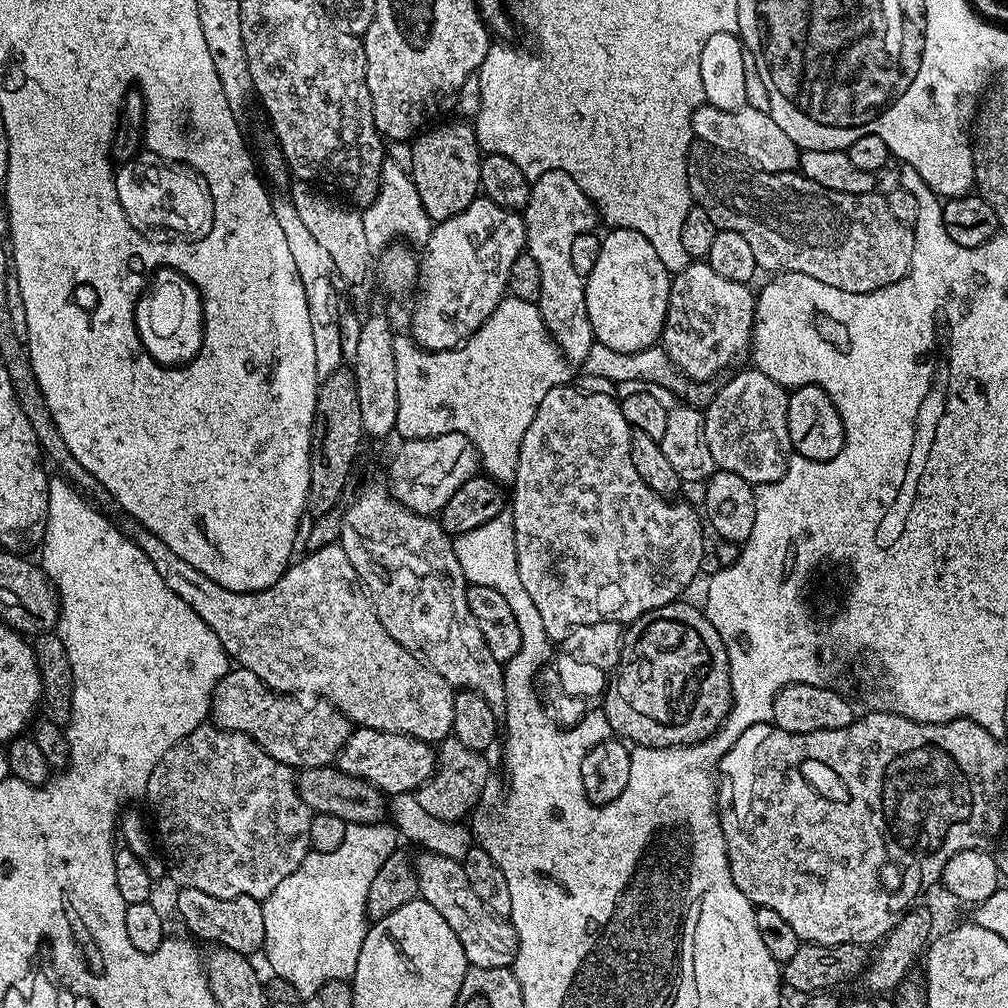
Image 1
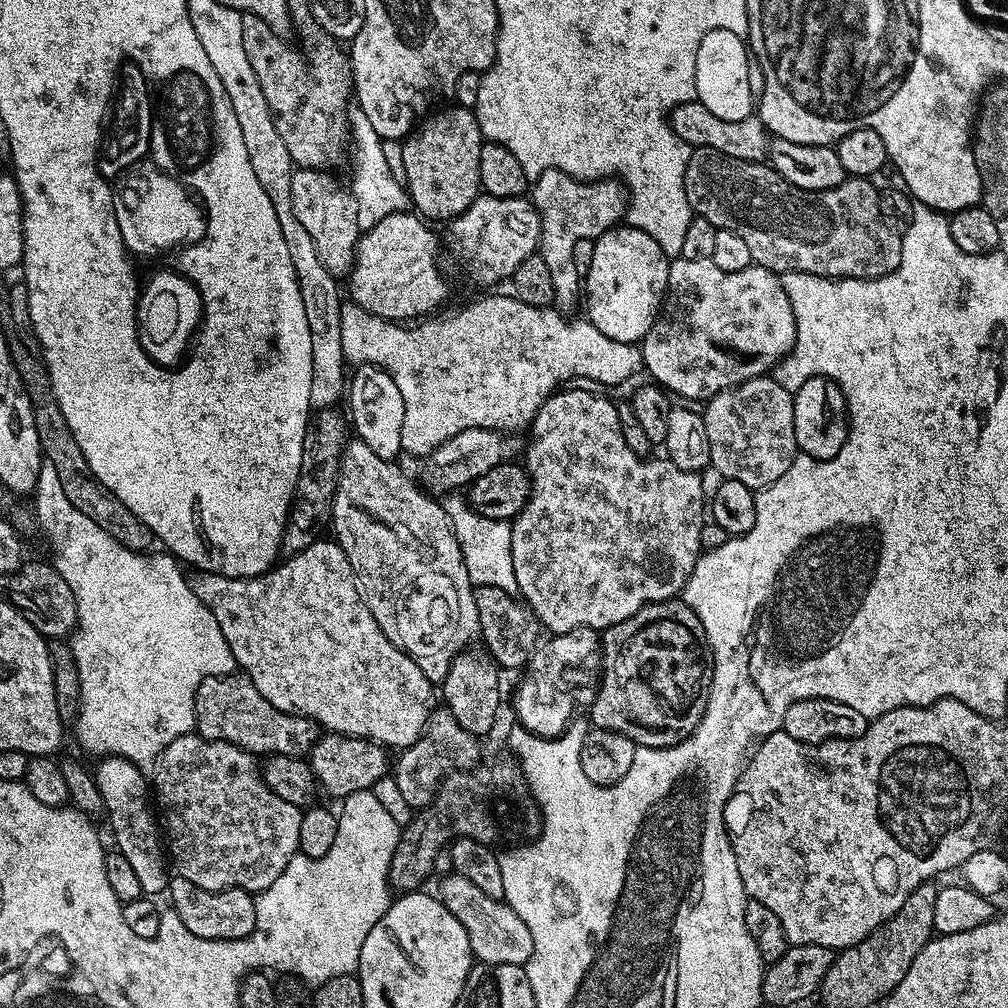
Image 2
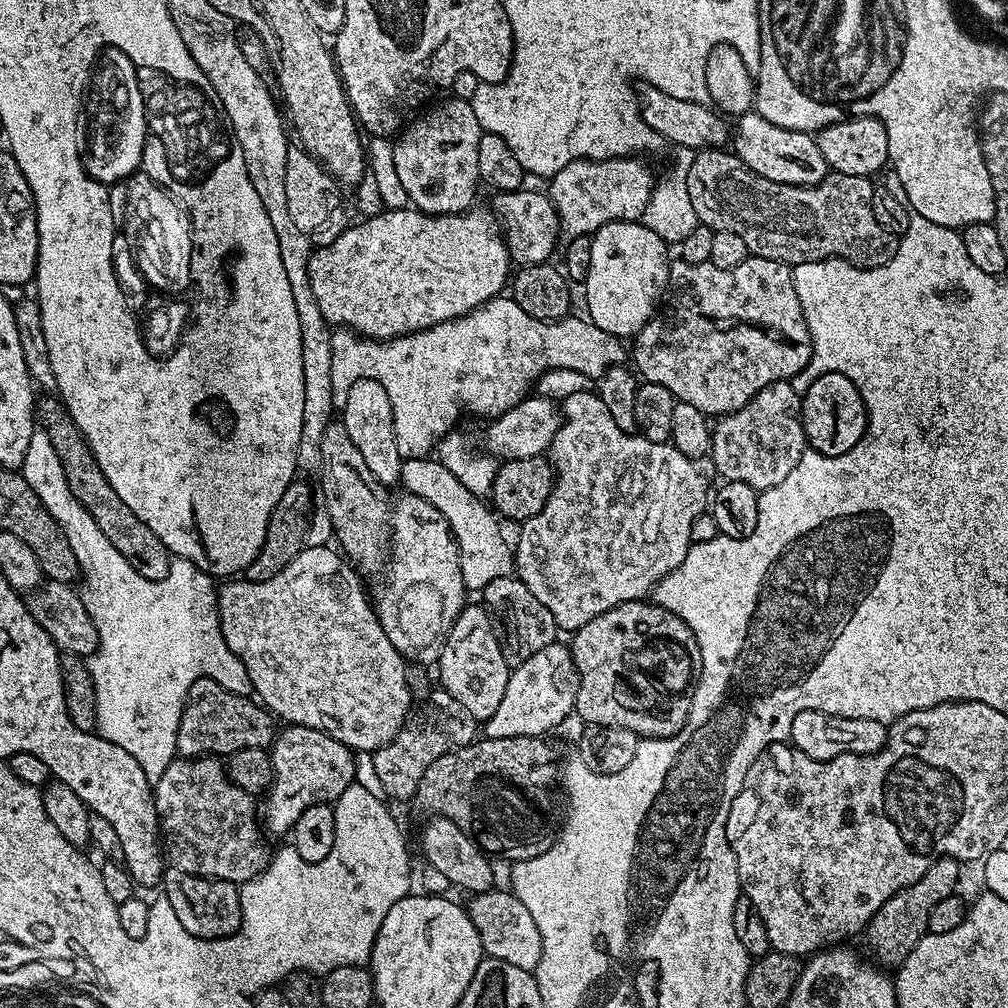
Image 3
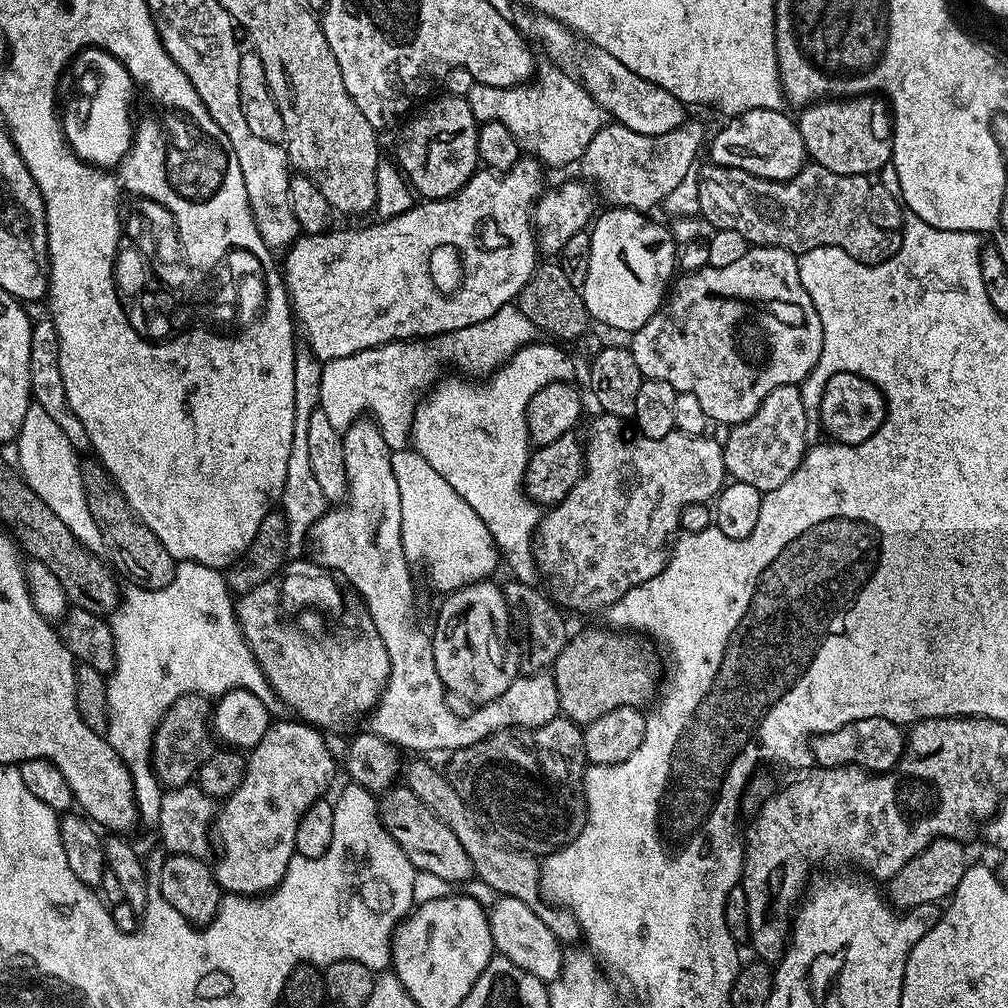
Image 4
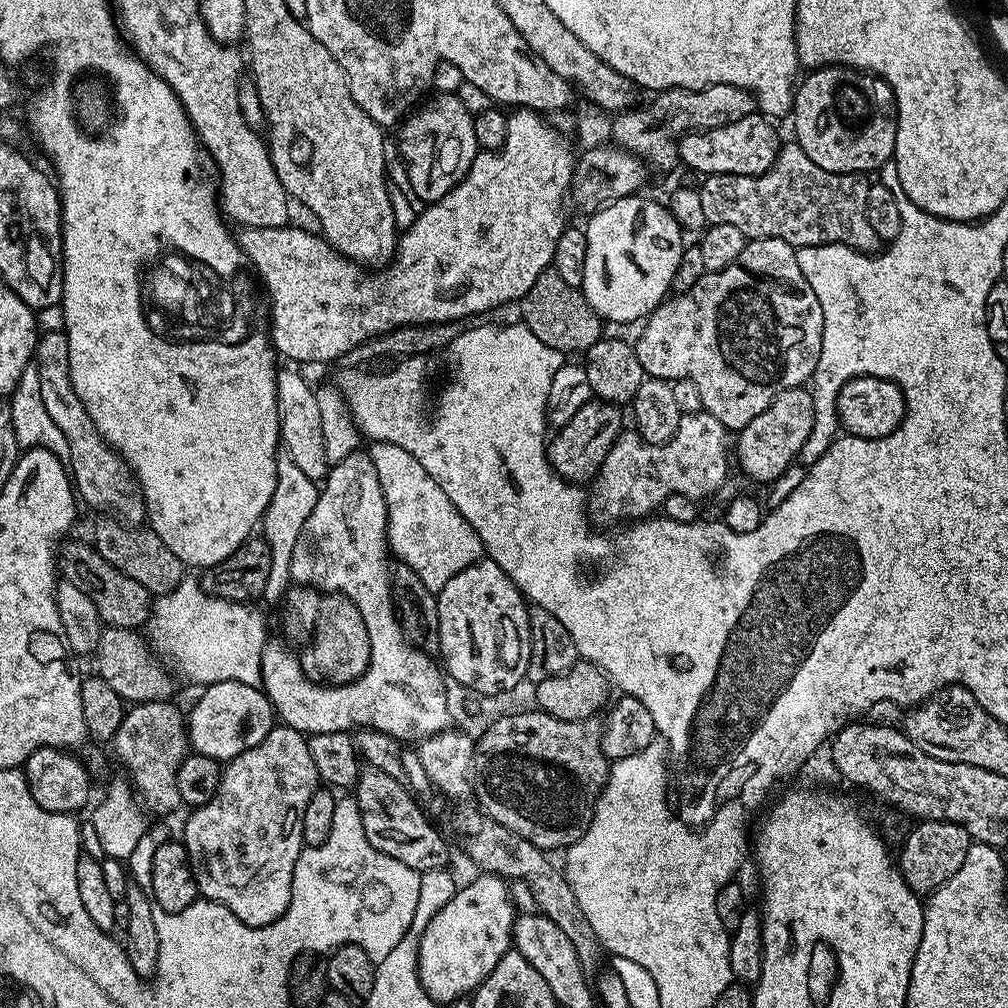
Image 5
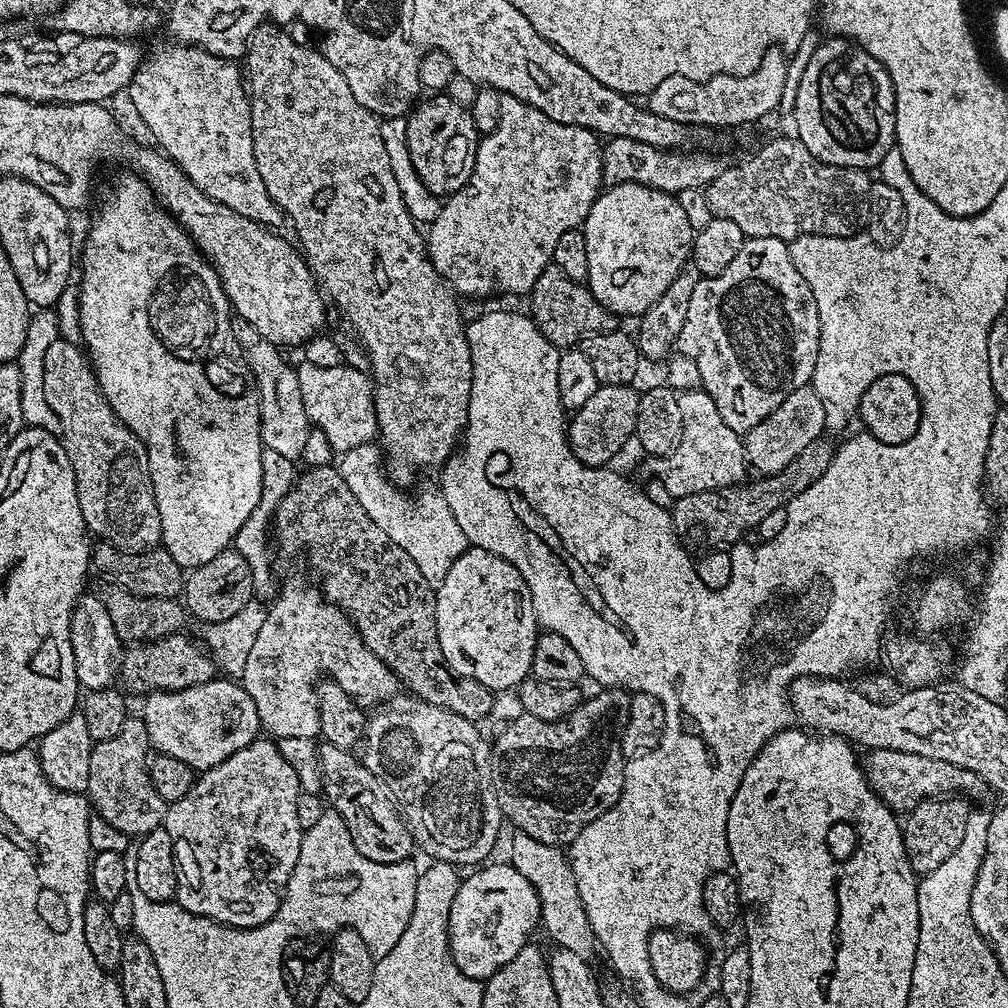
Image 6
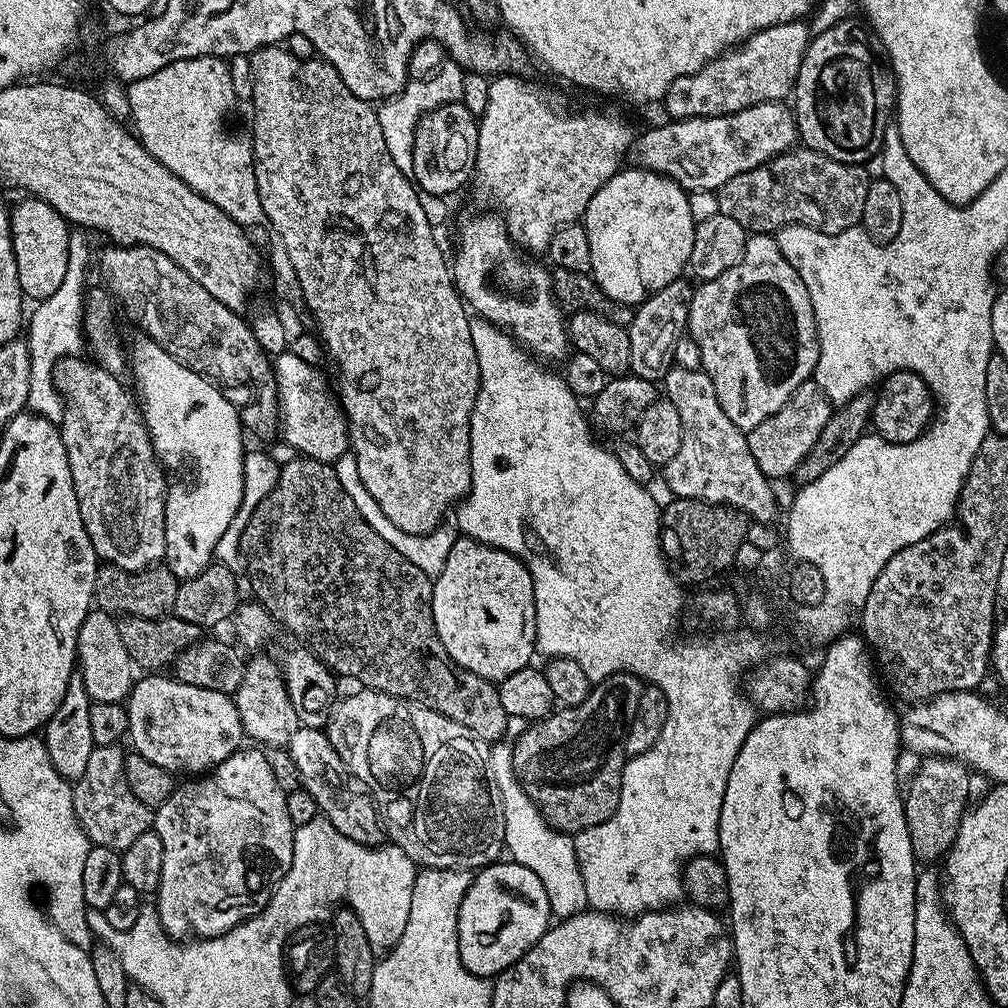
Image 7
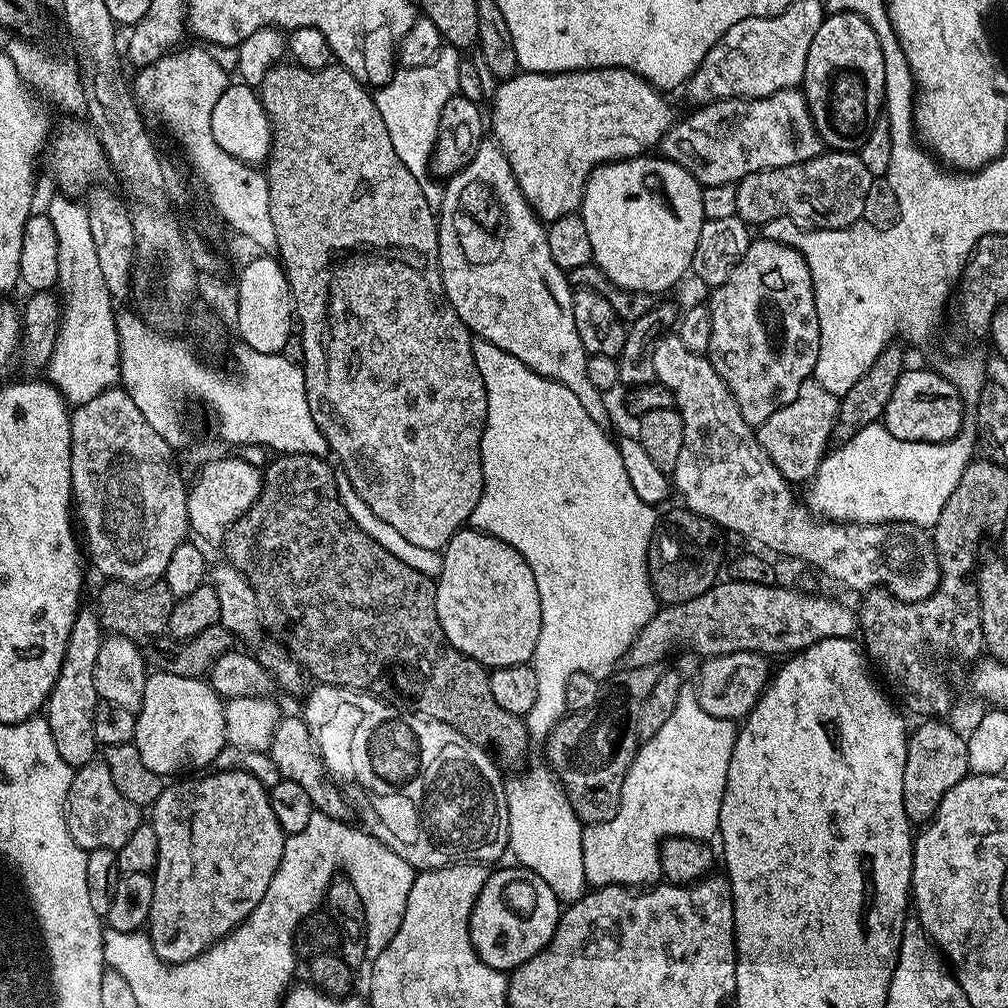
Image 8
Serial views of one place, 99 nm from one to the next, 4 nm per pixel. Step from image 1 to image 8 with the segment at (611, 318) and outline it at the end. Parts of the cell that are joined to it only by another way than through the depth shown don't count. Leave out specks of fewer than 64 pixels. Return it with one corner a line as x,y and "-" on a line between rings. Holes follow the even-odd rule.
645,154
629,160
613,160
611,164
601,164
590,174
590,178
584,187
584,201
580,203
578,209
578,215
586,222
586,230
590,234
594,263
600,267
602,274
606,274
606,278
610,278
610,282
614,282
618,287
624,288
628,292
657,294
656,292
664,292
667,288
674,287
684,275
686,277
689,275
694,250
698,247
698,234
702,234
702,226
705,221
704,211
702,210
703,193
704,188
694,178
694,174
690,174
682,166
678,166
678,162
670,162
659,154

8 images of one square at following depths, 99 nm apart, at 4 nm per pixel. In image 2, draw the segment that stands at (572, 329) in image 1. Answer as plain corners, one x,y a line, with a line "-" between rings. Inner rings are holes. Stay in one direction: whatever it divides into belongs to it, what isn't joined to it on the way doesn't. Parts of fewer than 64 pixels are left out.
546,168
535,177
530,188
530,199
540,215
540,247
538,255
546,262
554,282
554,304
568,310
582,300
582,277
574,266
574,246
578,240
595,240
625,219
630,208
626,188
616,178
593,178
589,181
569,176
558,168

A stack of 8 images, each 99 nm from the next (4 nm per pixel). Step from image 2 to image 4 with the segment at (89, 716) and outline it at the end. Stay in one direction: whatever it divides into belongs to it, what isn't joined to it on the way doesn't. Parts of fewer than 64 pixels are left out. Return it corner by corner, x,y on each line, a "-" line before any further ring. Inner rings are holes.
34,402
28,405
26,418
22,421
22,430
14,441
14,447
15,463
30,490
34,490
34,494
38,494
38,498
42,498
42,502
46,502
46,506
50,506
50,510
54,510
54,514
58,514
58,518
66,522
70,534
74,534
78,542
86,545
91,552
99,553
104,548
104,543
102,534
98,534
98,526
90,515
90,506
86,506
86,490
82,486
80,473
81,457
76,457
79,455
77,449
72,447
70,438
62,434
60,427
54,423
54,418
50,418
50,414
42,410
42,406
-
193,560
177,563
170,586
161,588
125,587
116,611
110,617
114,634
116,665
107,677
108,727
116,728
115,739
140,740
140,756
144,762
152,756
152,739
164,712
187,692
198,692
209,698
219,697
233,688
245,688
262,700
273,717
284,718
290,709
278,698
266,674
258,666
250,646
236,619
236,605
225,573
219,568
202,566

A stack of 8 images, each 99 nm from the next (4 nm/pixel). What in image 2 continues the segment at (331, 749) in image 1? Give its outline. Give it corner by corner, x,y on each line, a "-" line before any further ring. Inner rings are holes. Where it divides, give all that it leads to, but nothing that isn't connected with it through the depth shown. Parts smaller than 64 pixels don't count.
239,670
227,676
208,676
196,688
195,731
208,740
225,740
231,744
237,744
244,751
253,754
264,752
263,754
297,758
303,757
318,739
317,725
313,724
311,720
307,720
305,716
293,716
290,712
283,712
270,706
270,702
266,702
266,698
262,698
262,694
258,694
254,682

